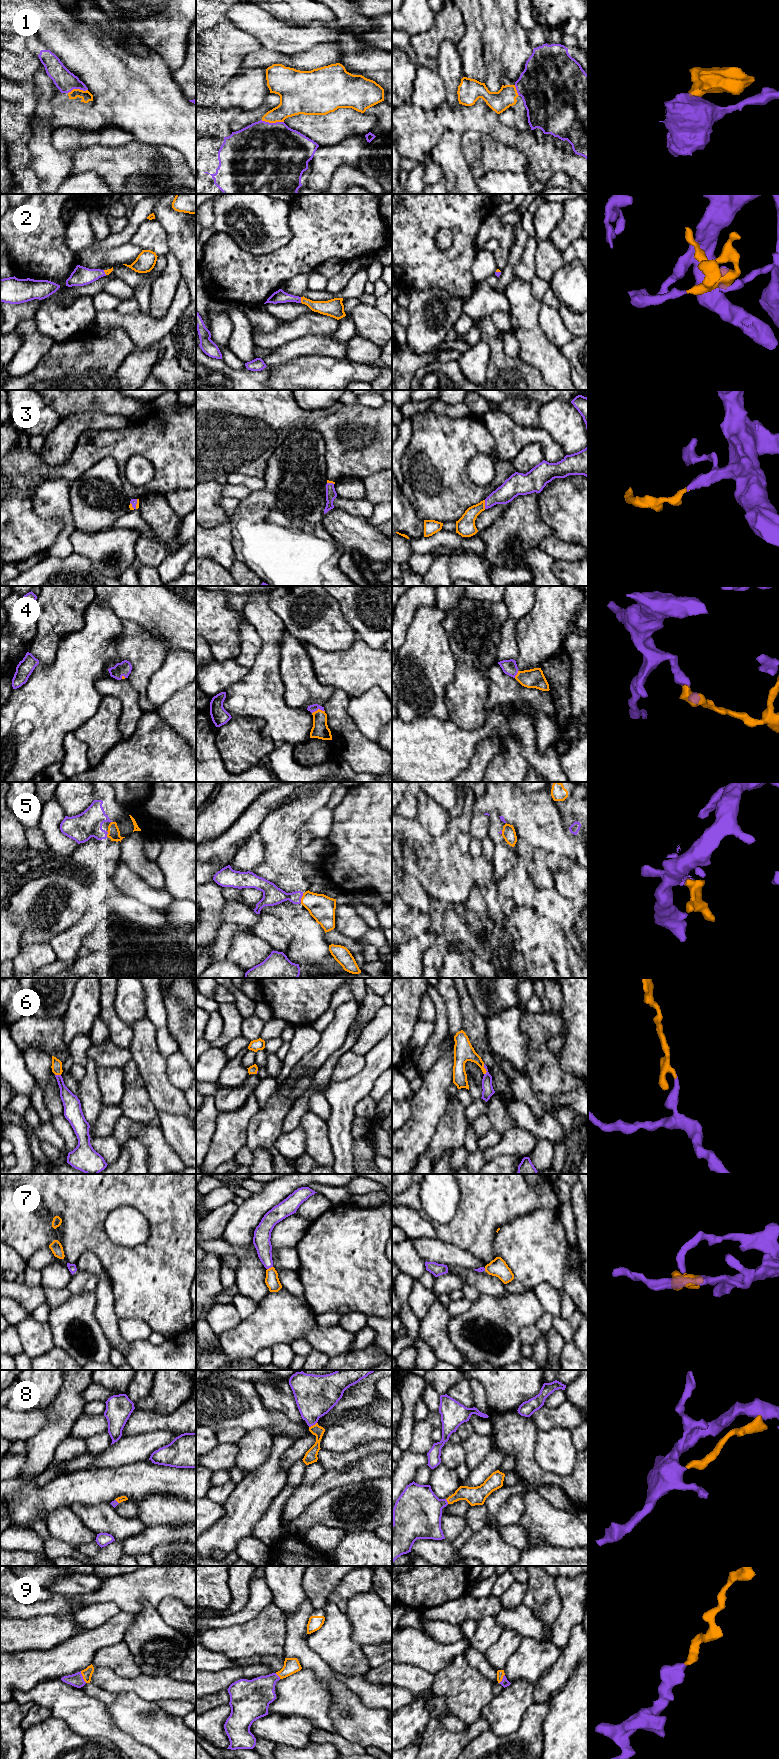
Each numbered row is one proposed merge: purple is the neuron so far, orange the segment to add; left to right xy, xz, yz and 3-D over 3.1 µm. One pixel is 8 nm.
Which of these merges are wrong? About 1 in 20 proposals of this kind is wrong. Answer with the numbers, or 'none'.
none

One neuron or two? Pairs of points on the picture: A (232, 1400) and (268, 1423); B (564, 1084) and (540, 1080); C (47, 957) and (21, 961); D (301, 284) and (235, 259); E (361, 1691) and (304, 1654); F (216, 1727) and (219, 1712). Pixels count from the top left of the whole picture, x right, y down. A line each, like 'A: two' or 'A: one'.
A: one
B: one
C: one
D: two
E: two
F: one

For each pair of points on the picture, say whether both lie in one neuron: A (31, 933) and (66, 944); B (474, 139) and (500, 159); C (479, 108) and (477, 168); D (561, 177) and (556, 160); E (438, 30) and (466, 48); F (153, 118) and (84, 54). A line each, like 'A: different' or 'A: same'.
A: different
B: same
C: different
D: different
E: different
F: same

